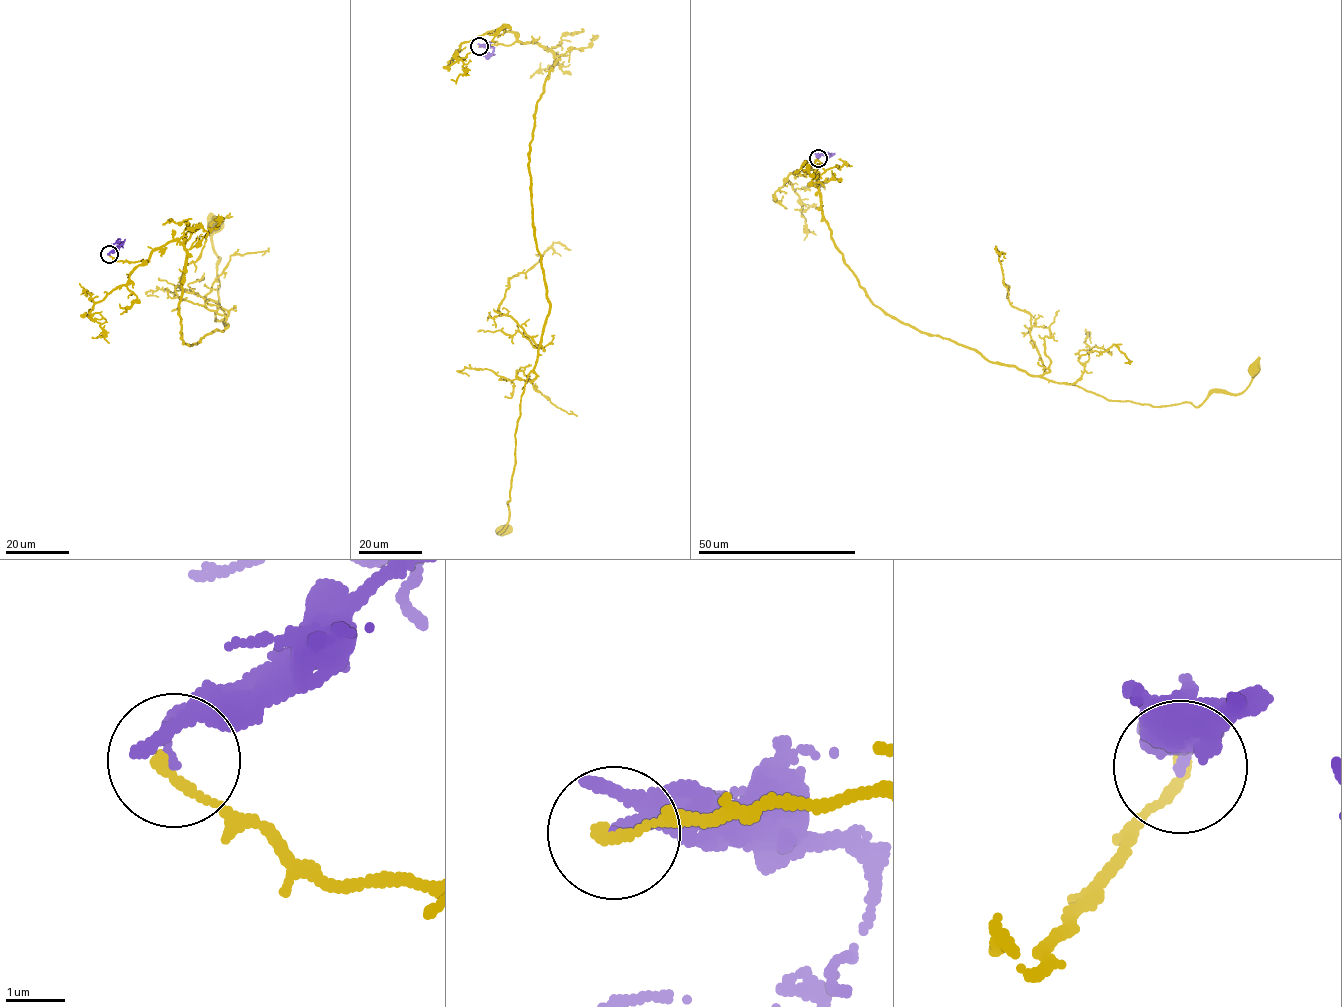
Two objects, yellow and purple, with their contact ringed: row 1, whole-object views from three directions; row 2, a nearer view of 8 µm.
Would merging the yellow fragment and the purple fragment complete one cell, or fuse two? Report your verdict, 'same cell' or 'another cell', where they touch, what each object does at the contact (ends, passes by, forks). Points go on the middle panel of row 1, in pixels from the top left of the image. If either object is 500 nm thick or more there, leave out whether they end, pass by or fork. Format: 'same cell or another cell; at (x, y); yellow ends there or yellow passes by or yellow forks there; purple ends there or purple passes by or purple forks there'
another cell; at (479, 46); yellow ends there; purple ends there

